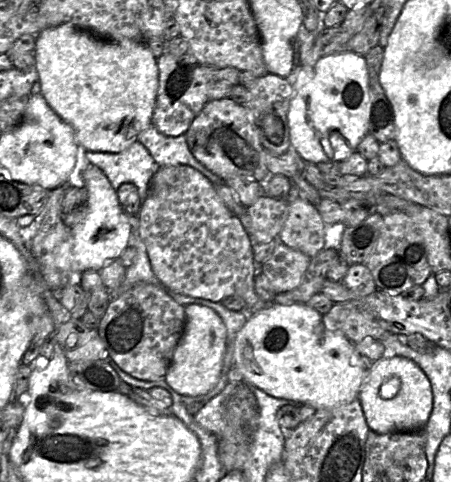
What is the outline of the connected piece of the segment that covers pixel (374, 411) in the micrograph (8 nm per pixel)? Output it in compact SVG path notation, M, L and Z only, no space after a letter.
M398 355L383 357L372 365L358 399L369 429L377 434L424 429L433 408L428 377L414 361Z

